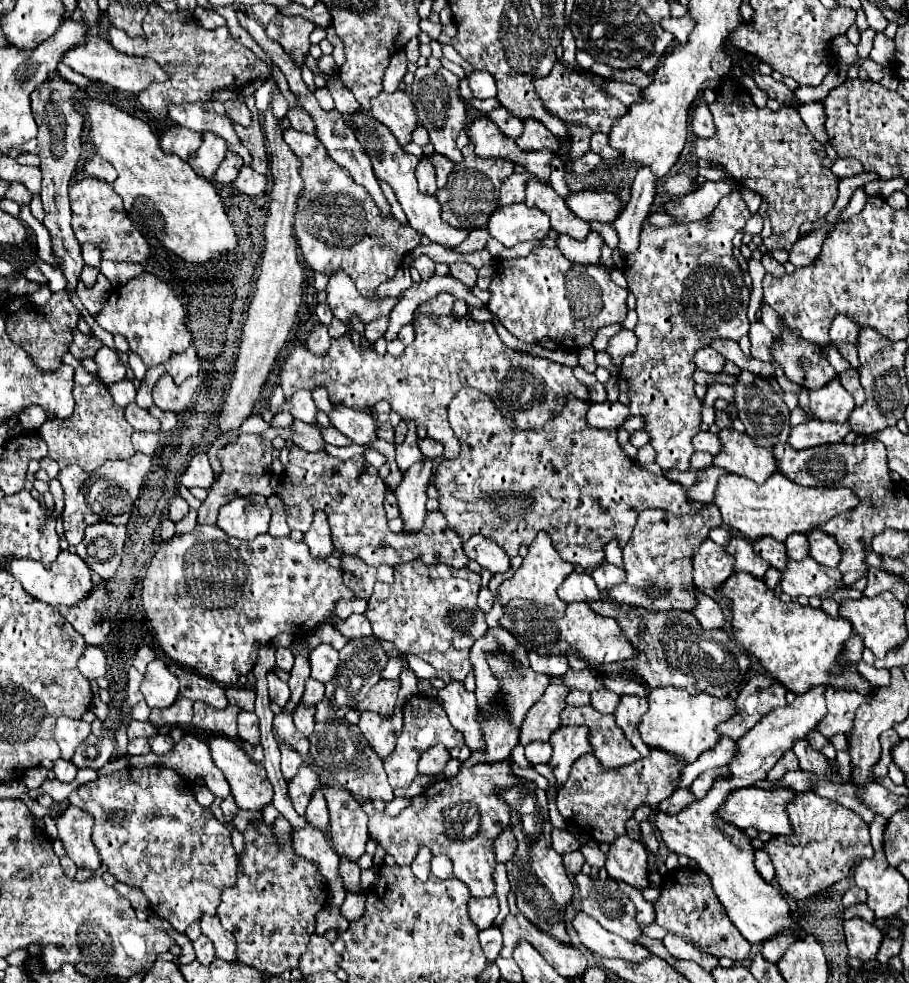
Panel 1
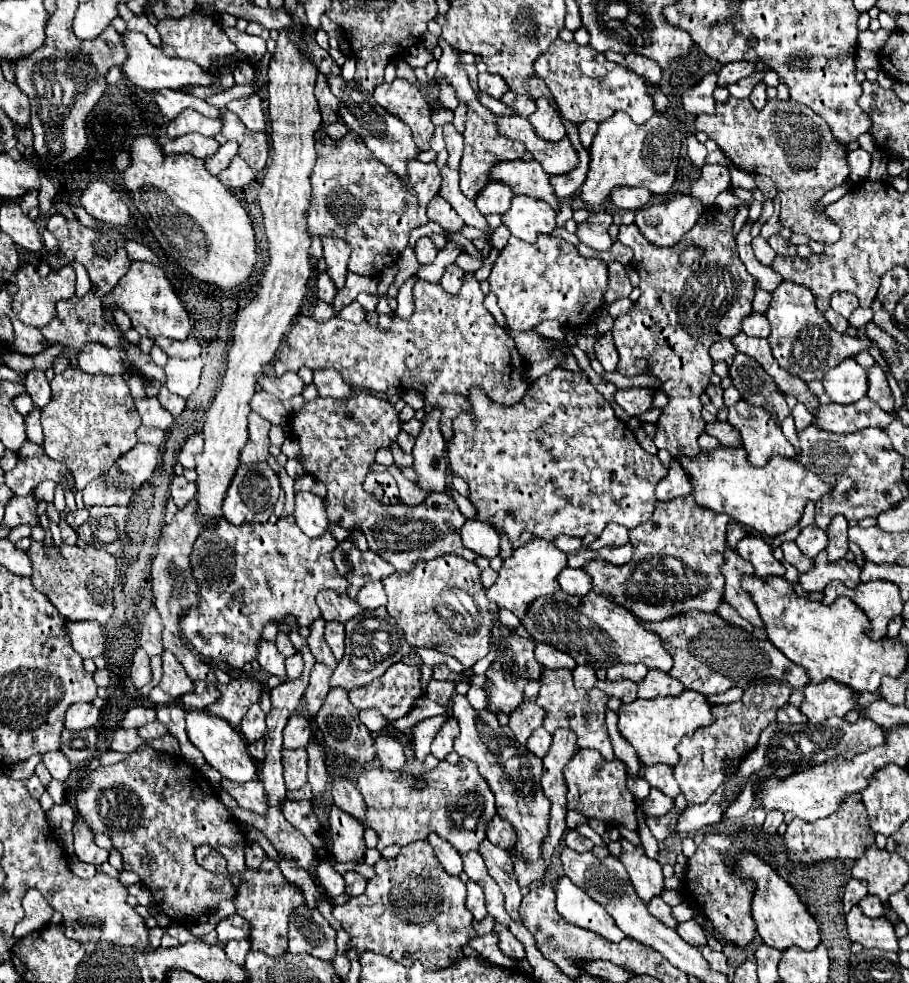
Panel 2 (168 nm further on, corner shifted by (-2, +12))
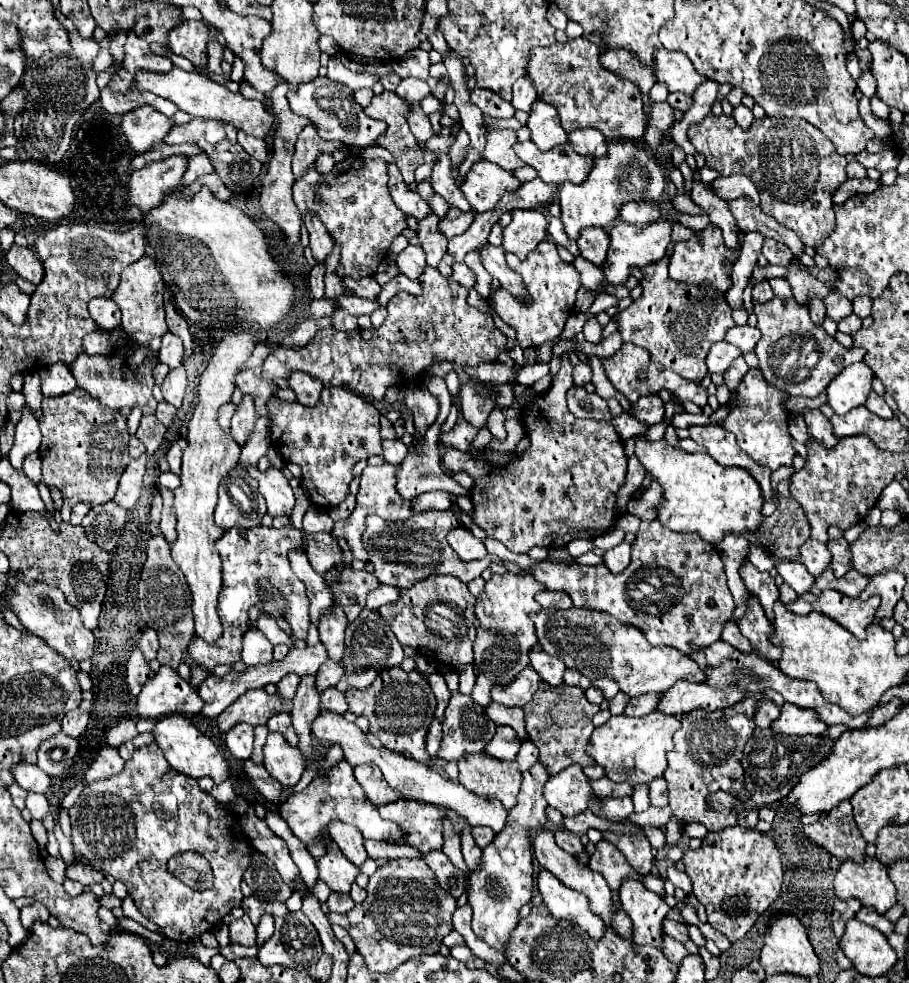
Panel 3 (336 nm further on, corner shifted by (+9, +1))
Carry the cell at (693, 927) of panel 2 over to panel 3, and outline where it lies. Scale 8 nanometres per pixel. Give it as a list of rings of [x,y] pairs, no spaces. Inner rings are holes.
[[[666,918],[666,920],[662,922],[662,930],[664,930],[664,934],[672,936],[674,940],[678,940],[678,942],[682,942],[682,944],[690,938],[690,936],[688,936],[688,928],[686,928],[684,924],[676,922],[676,920],[670,920],[670,918]]]

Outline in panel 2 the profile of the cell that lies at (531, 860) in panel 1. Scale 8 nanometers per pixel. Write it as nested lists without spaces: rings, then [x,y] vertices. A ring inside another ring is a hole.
[[[453,693],[451,695],[451,709],[453,717],[459,721],[461,733],[455,739],[455,751],[459,757],[467,757],[479,765],[479,773],[487,779],[491,791],[495,793],[497,801],[497,813],[499,817],[507,819],[517,829],[517,847],[515,853],[525,861],[539,861],[543,857],[543,841],[549,835],[549,809],[551,801],[543,793],[539,781],[543,773],[543,759],[535,757],[527,751],[525,745],[521,745],[515,739],[509,739],[497,717],[489,711],[477,711],[469,705],[465,695]],[[511,757],[519,757],[519,769],[509,773],[505,763]]]

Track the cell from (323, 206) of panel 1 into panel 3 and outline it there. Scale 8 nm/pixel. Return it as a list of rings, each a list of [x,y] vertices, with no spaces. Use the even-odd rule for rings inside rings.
[[[346,156],[334,166],[330,174],[318,174],[314,166],[306,170],[302,180],[294,182],[294,202],[304,214],[306,210],[318,212],[326,224],[334,242],[342,248],[336,274],[340,278],[366,278],[374,276],[378,264],[388,256],[392,240],[408,226],[406,214],[394,204],[388,190],[388,172],[382,158],[362,160],[360,156]],[[314,194],[320,194],[320,202],[314,202]]]

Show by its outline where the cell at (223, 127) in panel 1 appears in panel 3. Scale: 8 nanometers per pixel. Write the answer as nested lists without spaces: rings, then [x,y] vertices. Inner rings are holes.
[[[140,106],[122,118],[122,132],[134,154],[144,154],[154,142],[164,140],[172,128],[172,120],[154,110],[152,106]]]

